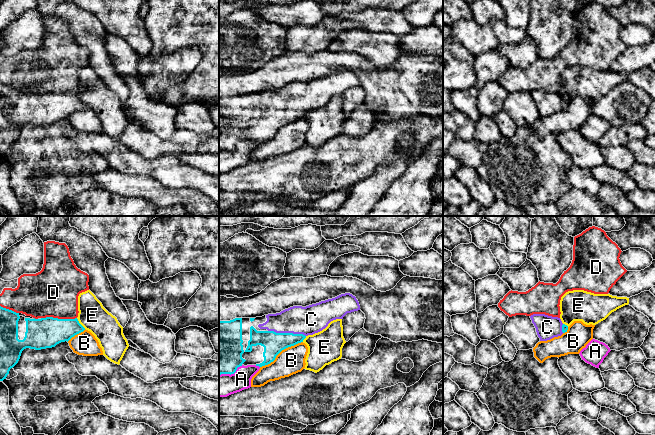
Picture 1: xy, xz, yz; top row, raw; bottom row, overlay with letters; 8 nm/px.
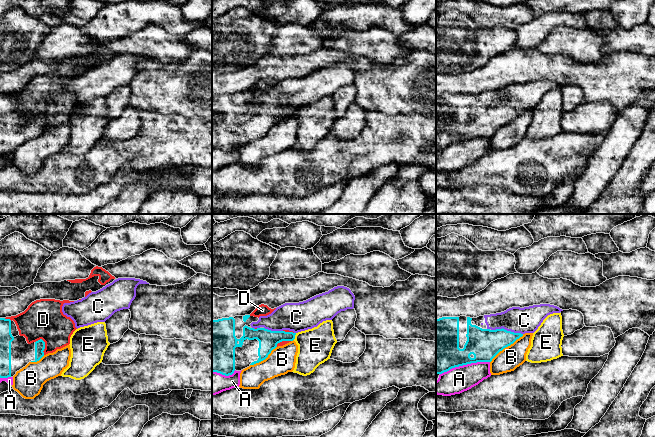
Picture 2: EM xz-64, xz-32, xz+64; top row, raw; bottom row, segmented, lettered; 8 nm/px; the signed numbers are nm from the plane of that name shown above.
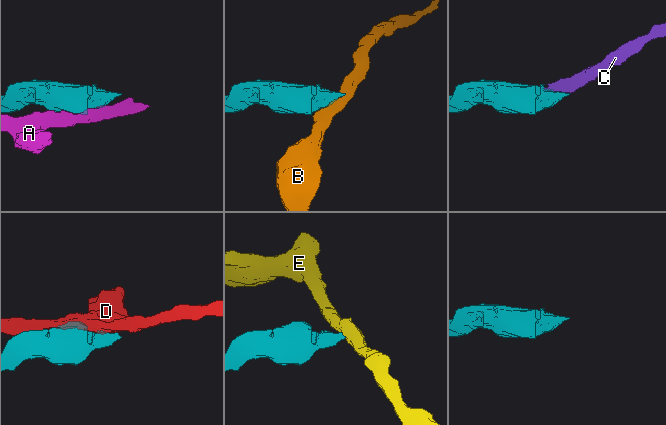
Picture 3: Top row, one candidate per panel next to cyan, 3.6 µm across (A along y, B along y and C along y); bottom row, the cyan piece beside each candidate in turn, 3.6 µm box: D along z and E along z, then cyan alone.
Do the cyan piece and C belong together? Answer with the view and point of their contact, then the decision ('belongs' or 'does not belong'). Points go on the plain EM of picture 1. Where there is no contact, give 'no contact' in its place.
meets cyan in xz at (287, 109); belongs

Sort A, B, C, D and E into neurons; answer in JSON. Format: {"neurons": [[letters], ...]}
{"neurons": [["A"], ["B"], ["C"], ["D"], ["E"]]}

